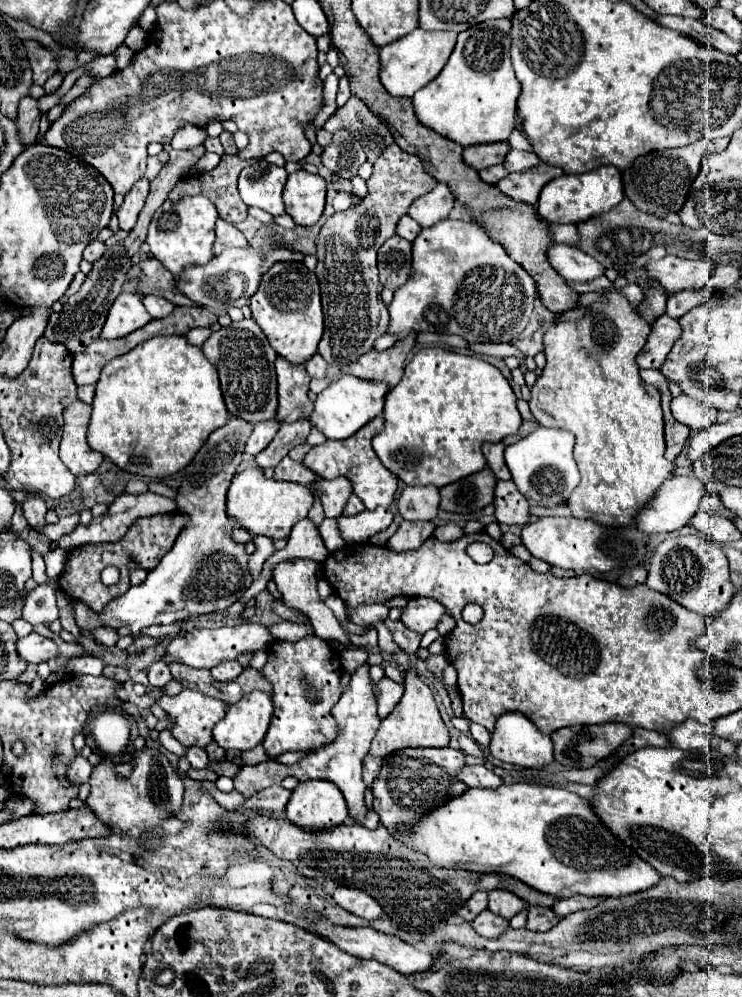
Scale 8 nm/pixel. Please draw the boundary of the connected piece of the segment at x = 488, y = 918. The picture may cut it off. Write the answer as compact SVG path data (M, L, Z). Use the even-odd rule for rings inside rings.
M483 910L471 924L473 924L473 930L475 930L479 936L485 936L485 938L495 938L495 936L503 934L503 932L509 928L509 924L507 924L505 918L495 916L495 914L489 912L489 910Z

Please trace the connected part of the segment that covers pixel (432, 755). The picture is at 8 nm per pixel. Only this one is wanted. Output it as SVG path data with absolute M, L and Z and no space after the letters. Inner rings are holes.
M405 748L385 758L383 768L373 782L373 810L379 814L381 824L397 836L399 826L411 828L435 808L447 804L451 798L461 796L469 786L457 780L459 768L465 766L465 754L455 748Z

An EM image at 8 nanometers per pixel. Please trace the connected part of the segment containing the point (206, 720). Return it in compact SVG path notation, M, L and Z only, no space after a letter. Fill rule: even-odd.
M185 688L177 696L161 696L157 704L173 720L173 738L183 746L205 748L213 742L213 726L225 716L227 704Z

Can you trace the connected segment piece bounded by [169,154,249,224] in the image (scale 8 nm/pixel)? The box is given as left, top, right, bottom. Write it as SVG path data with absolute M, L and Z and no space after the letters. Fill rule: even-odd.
M223 154L219 166L211 172L183 176L169 192L169 200L177 202L187 194L203 194L217 206L217 212L223 220L237 224L247 216L247 206L237 190L237 176L245 166L249 166L247 160Z

